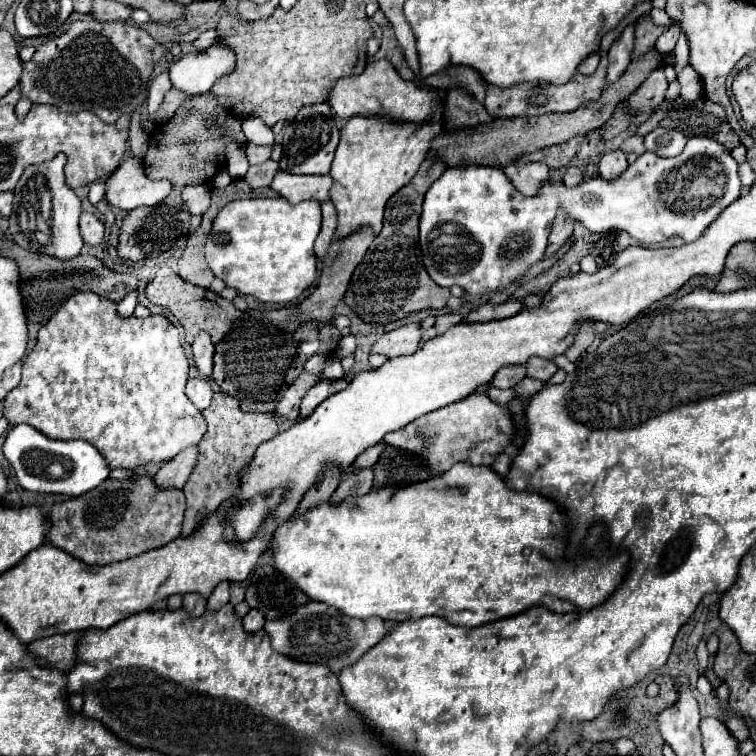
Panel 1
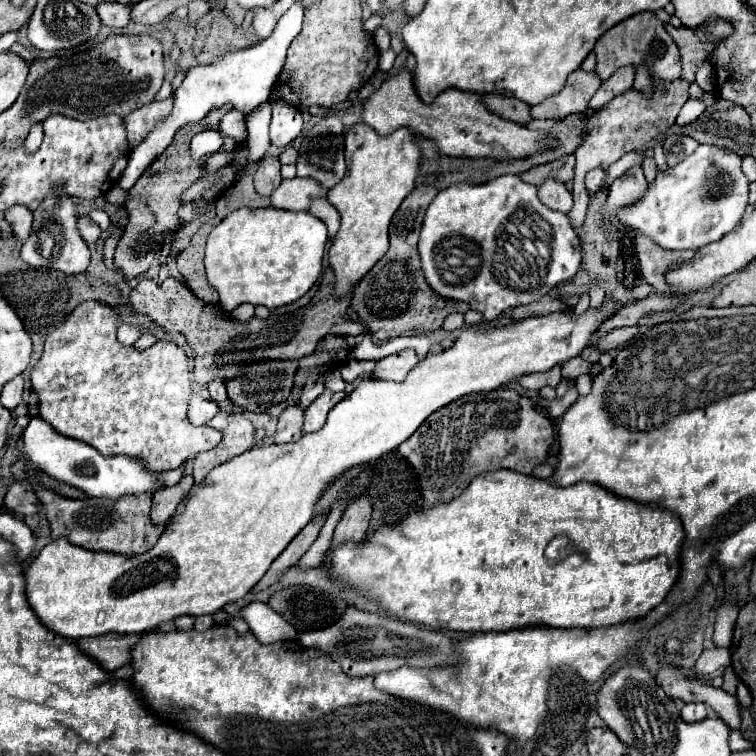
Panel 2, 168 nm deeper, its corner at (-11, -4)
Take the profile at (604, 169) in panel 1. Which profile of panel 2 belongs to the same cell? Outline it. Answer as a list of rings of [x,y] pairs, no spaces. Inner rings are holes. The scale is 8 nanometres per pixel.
[[[641,166],[629,168],[623,176],[619,176],[619,178],[609,186],[609,198],[607,198],[605,214],[603,214],[605,220],[611,222],[615,228],[621,226],[615,212],[617,212],[621,206],[627,206],[627,204],[637,202],[637,200],[645,194],[645,188],[647,188],[647,180],[645,180],[645,176],[643,176]]]

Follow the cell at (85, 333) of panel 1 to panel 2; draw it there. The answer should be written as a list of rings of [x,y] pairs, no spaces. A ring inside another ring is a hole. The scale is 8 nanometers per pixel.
[[[83,302],[67,320],[45,340],[41,360],[31,370],[31,394],[37,396],[37,416],[47,420],[59,434],[81,440],[97,448],[103,456],[123,454],[141,460],[155,472],[179,468],[185,460],[219,444],[221,434],[209,426],[195,426],[187,420],[187,402],[191,398],[189,358],[185,350],[171,342],[159,340],[151,348],[137,350],[117,340],[119,314],[101,302]]]

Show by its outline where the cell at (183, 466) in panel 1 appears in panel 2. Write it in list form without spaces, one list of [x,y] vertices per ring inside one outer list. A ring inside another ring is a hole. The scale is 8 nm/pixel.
[[[183,476],[175,486],[157,490],[153,494],[153,508],[151,508],[151,520],[155,524],[165,524],[177,510],[177,504],[187,496],[187,492],[193,486],[193,476]]]

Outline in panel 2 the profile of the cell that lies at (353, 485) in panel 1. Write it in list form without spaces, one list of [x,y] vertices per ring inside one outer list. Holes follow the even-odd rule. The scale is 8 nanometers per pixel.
[[[369,494],[357,496],[343,512],[343,518],[335,528],[331,544],[337,546],[345,540],[361,540],[367,532],[367,526],[371,520],[371,510],[373,510],[373,504],[371,504]]]

